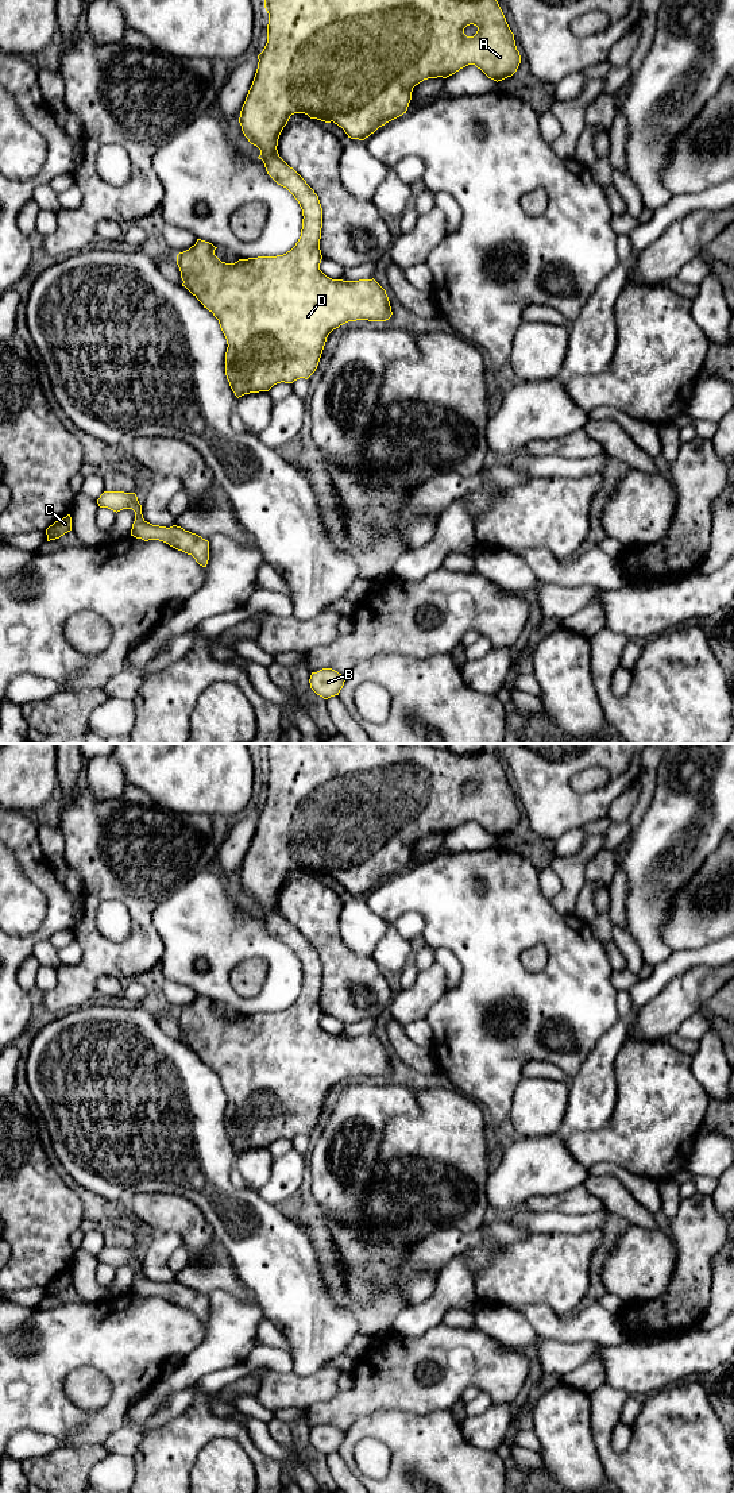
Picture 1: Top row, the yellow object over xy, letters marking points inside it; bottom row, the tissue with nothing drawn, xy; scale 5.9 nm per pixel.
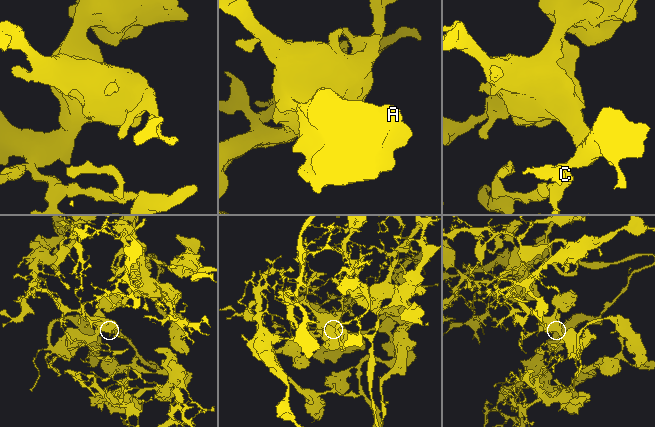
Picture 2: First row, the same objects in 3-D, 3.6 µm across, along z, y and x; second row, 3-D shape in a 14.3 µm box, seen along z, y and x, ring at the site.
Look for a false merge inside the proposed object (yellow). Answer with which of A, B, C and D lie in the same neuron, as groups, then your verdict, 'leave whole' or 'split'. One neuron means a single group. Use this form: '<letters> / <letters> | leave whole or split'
A B C D | leave whole

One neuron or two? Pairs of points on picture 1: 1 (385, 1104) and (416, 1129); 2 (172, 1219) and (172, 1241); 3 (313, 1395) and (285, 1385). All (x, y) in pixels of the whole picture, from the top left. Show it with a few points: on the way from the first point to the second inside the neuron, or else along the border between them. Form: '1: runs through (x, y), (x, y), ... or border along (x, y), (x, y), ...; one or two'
1: border along (414, 1090), (421, 1113), (393, 1115), (381, 1141); two
2: border along (154, 1233), (174, 1231), (181, 1238), (182, 1245); two
3: runs through (306, 1392), (292, 1391); one

